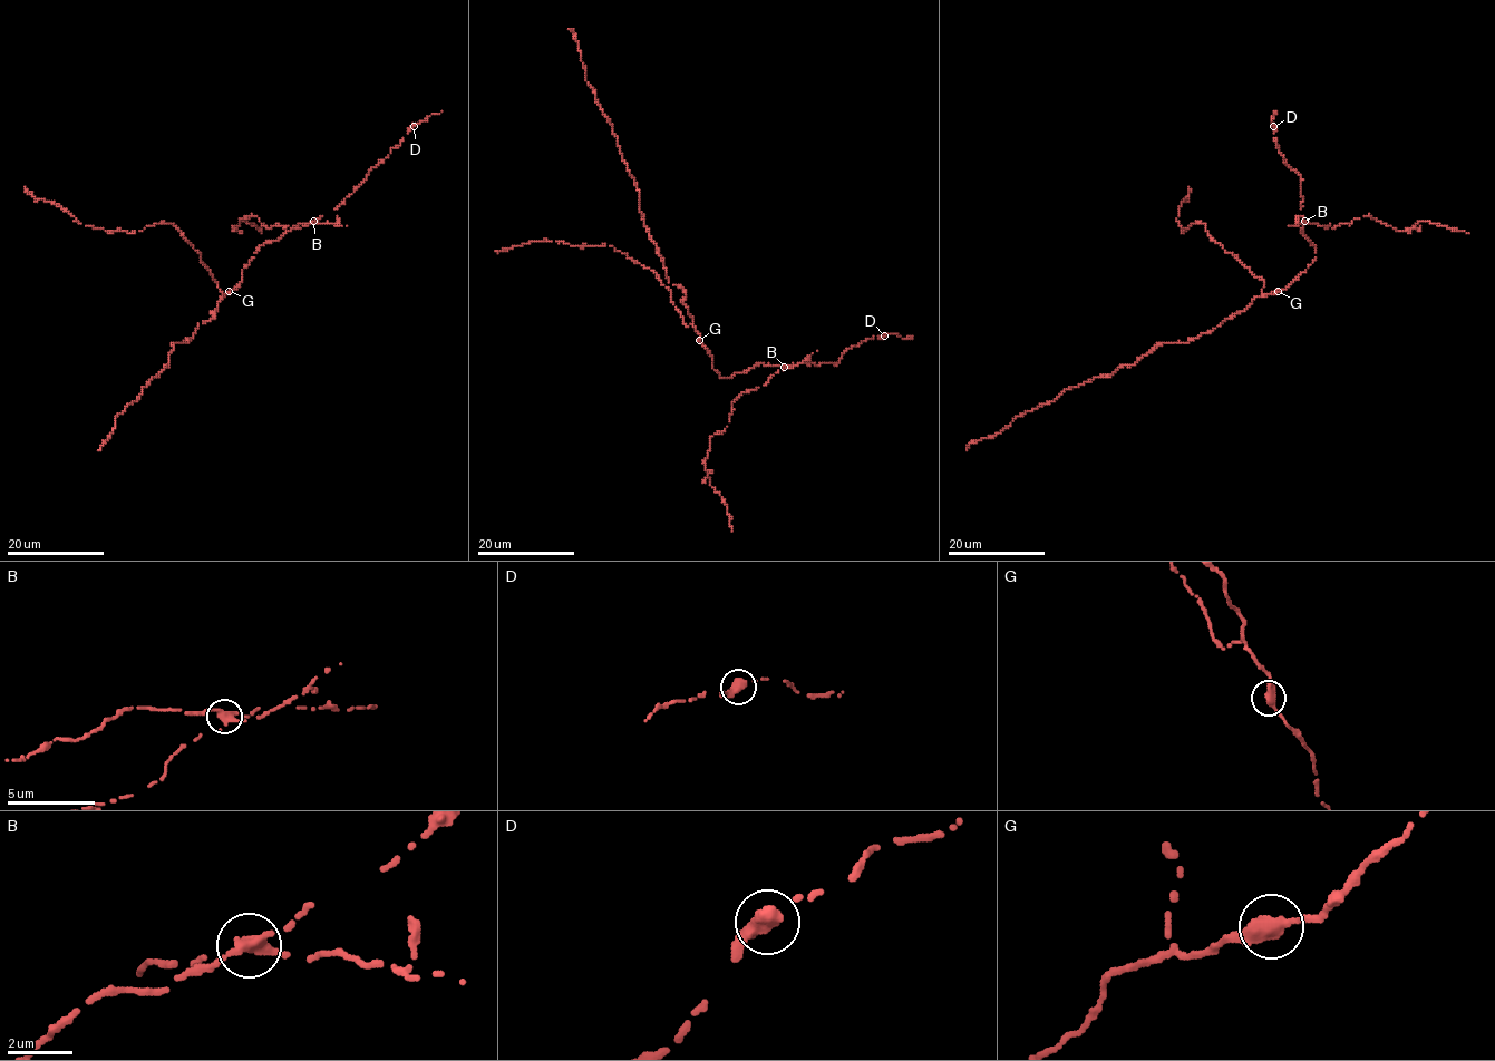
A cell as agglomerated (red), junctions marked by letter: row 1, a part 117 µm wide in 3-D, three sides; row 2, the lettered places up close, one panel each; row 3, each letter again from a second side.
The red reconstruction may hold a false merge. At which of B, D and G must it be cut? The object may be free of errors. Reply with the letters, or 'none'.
B

